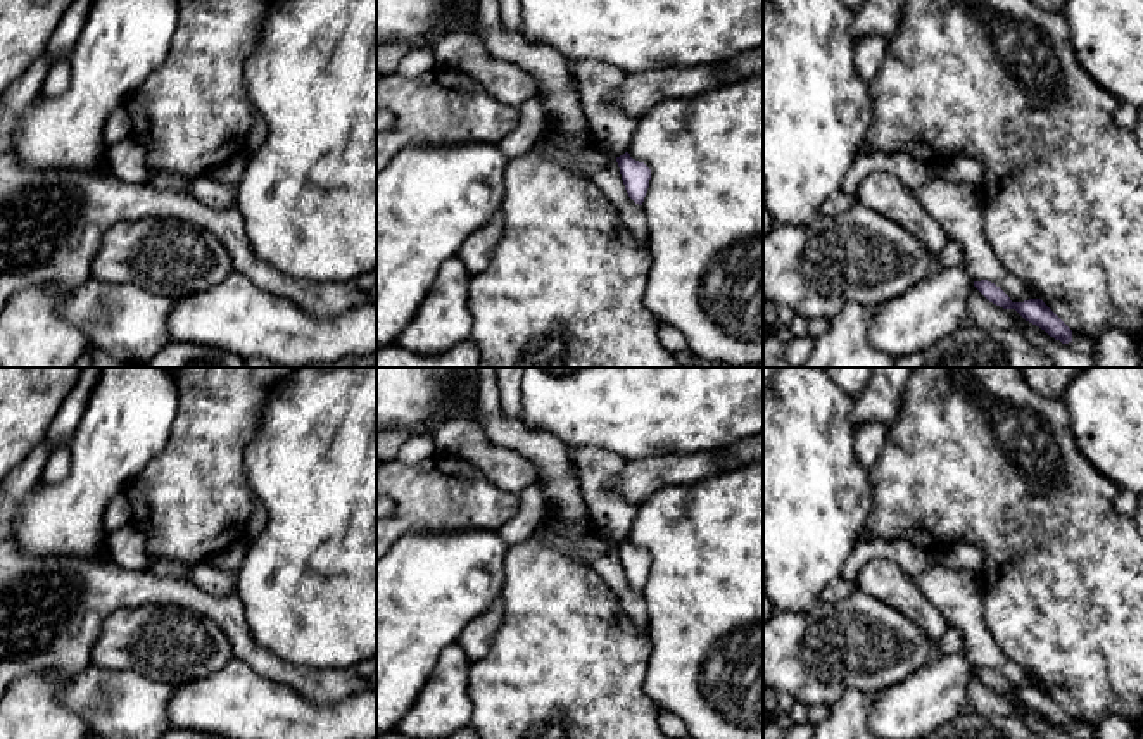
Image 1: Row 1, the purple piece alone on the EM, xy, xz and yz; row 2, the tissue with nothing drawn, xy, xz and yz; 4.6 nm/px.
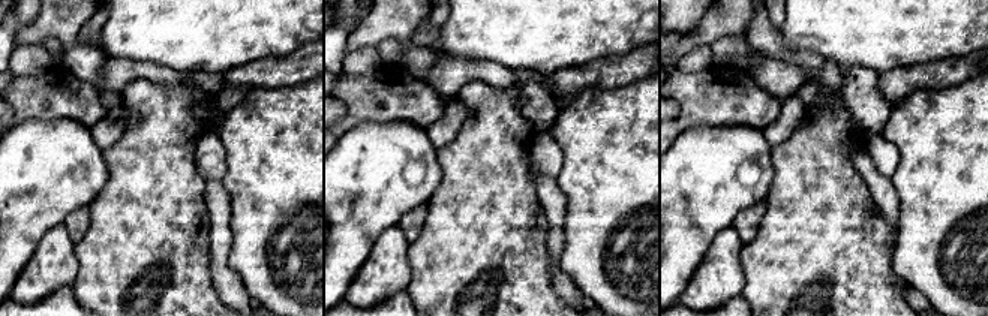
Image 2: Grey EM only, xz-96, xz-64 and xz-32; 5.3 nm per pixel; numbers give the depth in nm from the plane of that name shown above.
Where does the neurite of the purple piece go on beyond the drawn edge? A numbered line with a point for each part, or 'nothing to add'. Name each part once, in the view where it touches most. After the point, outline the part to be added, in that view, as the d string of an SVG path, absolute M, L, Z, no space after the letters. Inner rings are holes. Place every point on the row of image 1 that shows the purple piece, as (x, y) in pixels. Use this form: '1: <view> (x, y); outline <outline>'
nothing to add

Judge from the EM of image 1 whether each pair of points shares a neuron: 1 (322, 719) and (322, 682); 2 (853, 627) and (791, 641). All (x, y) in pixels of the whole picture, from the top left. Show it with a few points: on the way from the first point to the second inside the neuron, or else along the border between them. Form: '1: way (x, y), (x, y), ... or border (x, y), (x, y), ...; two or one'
1: border (285, 684), (315, 703), (337, 703), (358, 694); two
2: way (838, 641), (807, 641); one

